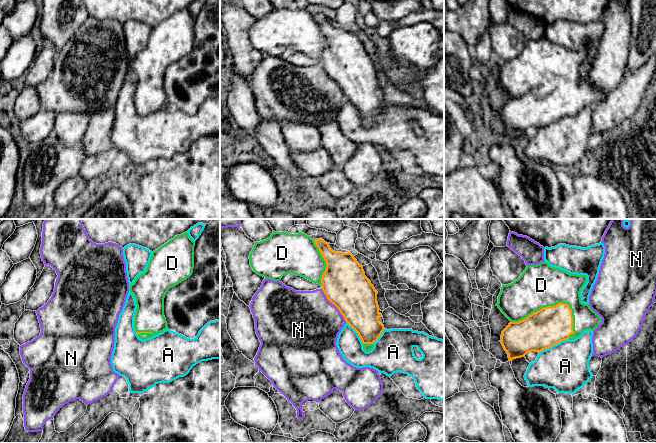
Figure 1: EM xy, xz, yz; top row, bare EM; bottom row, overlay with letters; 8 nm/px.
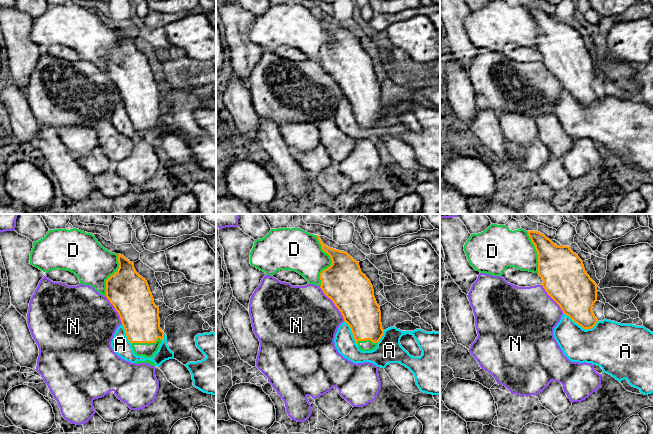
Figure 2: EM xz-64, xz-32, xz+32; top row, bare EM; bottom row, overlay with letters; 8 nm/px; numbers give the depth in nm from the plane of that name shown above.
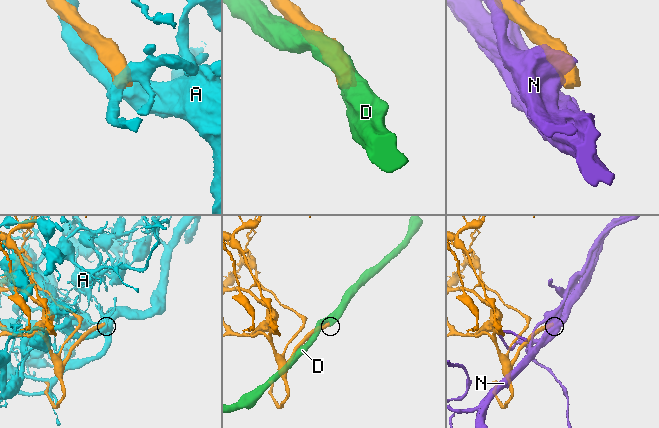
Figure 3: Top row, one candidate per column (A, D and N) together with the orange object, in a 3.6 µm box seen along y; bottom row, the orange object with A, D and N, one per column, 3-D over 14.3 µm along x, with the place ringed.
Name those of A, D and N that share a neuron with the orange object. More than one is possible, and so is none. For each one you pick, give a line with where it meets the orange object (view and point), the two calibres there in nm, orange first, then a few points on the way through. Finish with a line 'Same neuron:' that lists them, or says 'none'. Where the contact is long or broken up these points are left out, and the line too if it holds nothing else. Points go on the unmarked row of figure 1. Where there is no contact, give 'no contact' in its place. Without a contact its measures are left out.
D: meets orange in yz at (553, 82); 320 nm thick on the orange side, 340 nm on the other
Same neuron: D

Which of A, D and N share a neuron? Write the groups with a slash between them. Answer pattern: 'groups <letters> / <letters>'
groups A / D / N

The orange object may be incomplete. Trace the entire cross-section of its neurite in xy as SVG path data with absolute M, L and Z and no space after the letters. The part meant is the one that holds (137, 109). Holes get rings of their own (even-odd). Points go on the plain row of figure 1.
M185 8L152 28L144 49L130 61L136 75L134 103L142 116L168 105L164 74L168 66L193 49L195 18Z

